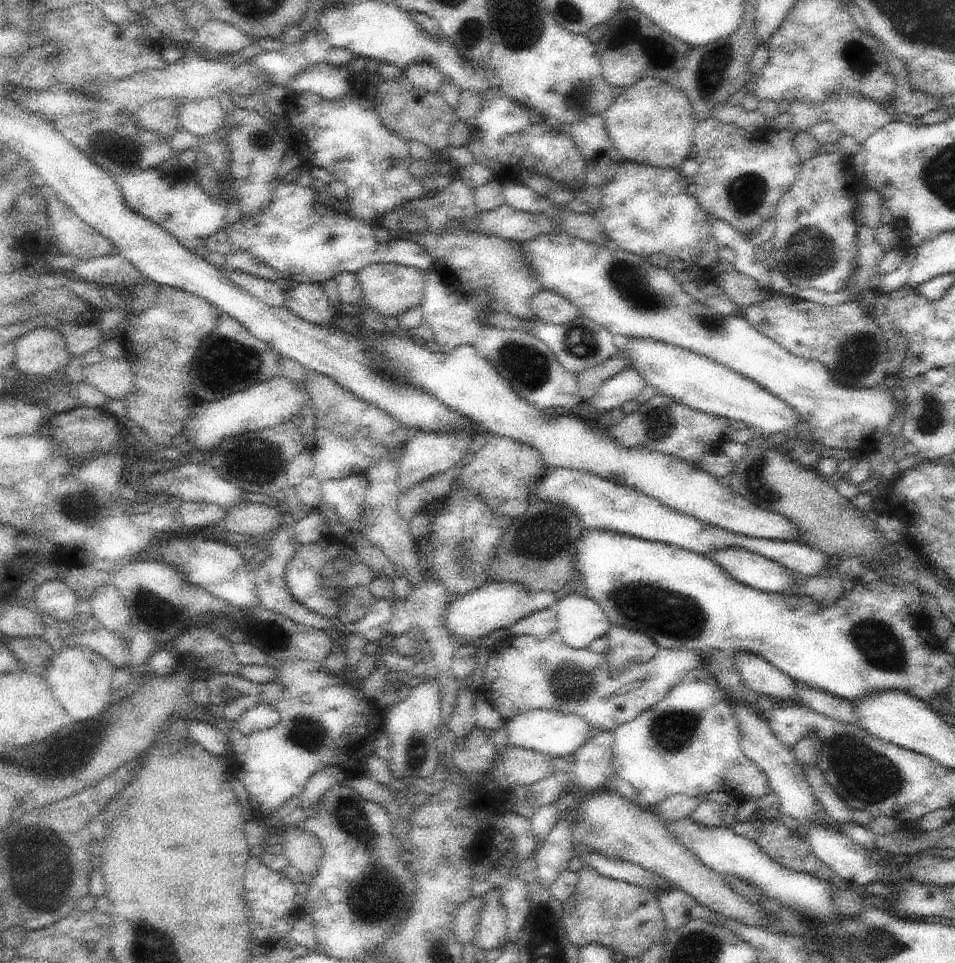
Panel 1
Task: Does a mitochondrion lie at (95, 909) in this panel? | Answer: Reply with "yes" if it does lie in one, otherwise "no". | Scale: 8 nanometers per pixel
no

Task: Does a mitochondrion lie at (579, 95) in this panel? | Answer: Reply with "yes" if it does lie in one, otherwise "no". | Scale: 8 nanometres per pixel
yes

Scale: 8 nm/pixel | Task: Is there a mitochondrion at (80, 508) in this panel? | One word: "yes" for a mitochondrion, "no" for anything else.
yes

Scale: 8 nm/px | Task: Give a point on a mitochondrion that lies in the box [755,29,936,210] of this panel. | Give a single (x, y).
(860, 58)

